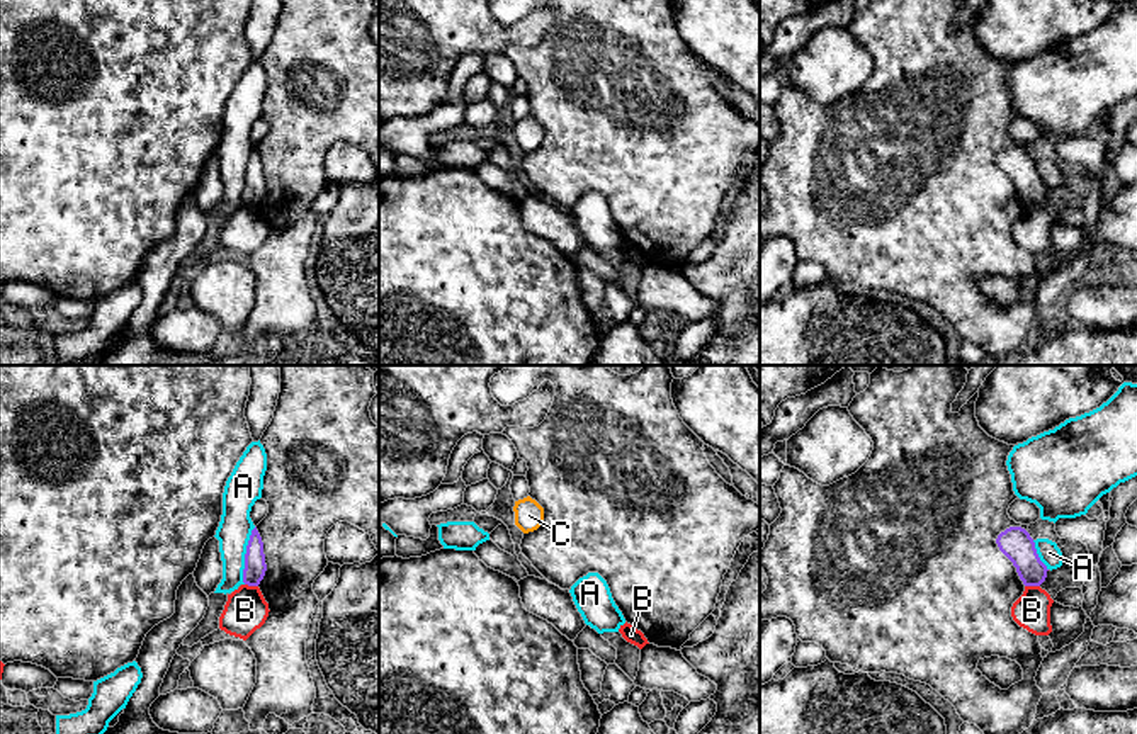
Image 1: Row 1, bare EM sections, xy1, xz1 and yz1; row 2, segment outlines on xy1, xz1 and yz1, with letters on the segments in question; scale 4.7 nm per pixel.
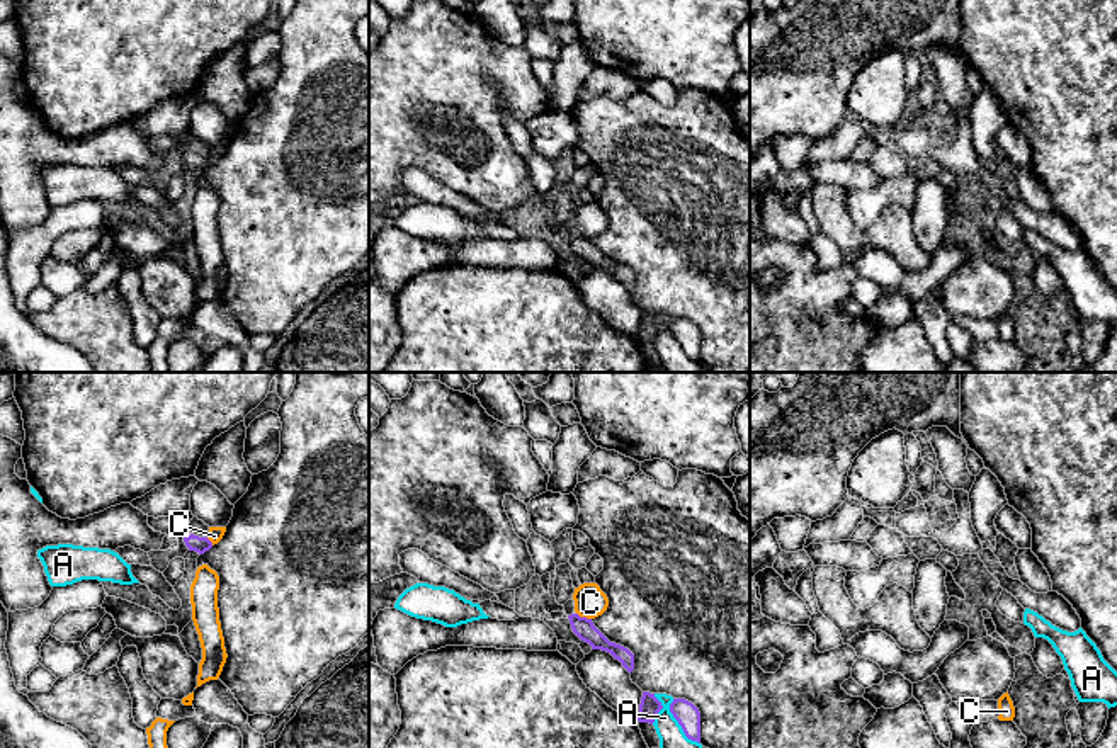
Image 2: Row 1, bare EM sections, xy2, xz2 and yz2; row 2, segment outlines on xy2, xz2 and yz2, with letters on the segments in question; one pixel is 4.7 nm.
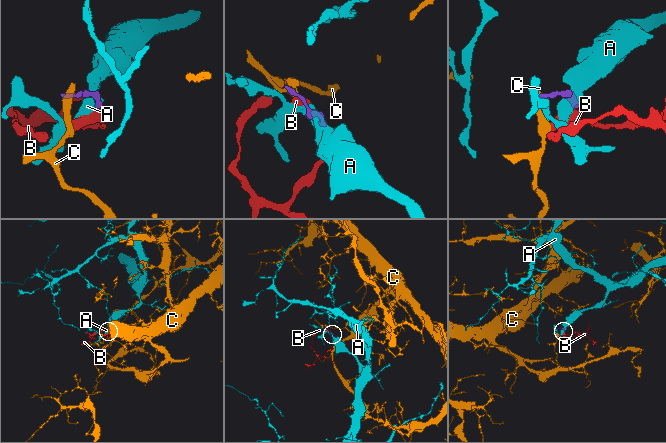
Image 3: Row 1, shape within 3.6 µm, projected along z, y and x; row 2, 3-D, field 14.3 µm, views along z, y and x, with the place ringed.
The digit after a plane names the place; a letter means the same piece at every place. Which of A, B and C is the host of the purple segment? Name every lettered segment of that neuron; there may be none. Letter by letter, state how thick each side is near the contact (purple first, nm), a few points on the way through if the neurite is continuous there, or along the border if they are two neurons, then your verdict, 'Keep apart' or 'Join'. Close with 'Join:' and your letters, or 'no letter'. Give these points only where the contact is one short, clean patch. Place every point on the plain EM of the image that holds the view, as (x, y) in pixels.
A: Thickness 100 nm (purple) against 160 nm. Boundary: xy1 (255, 146), (247, 165), (243, 203). Keep apart
B: Thickness 160 nm (purple) against 180 nm. Boundary: yz1 (1025, 204), (1039, 206). Keep apart
C: Thickness 100 nm (purple) against 150 nm. Boundary: xz2 (577, 232), (590, 238). Keep apart
Join: no letter

